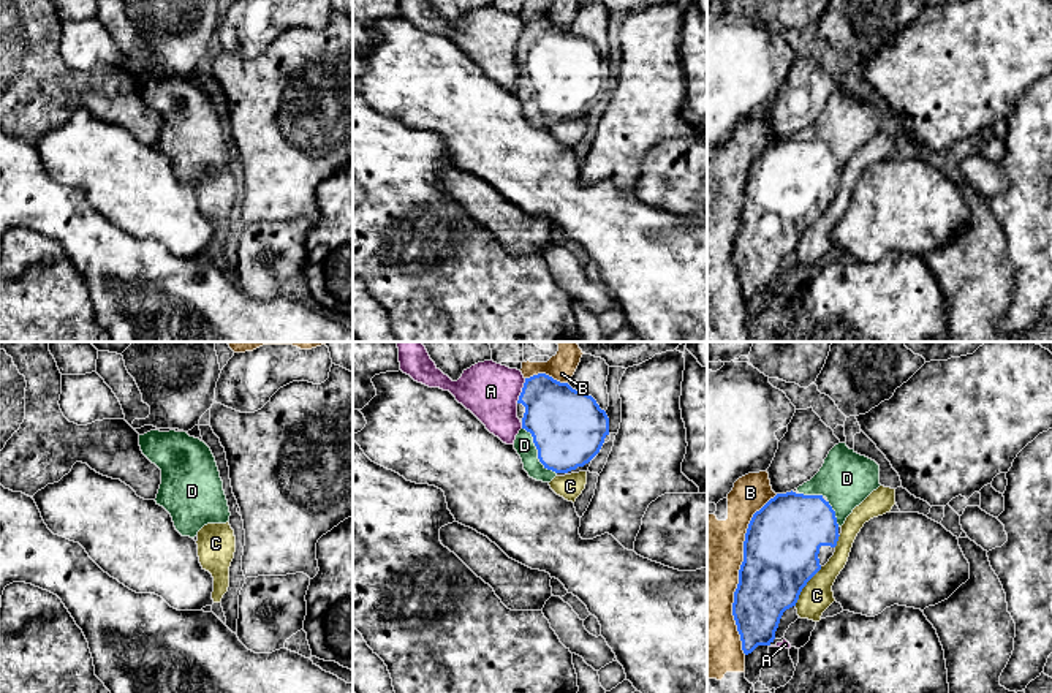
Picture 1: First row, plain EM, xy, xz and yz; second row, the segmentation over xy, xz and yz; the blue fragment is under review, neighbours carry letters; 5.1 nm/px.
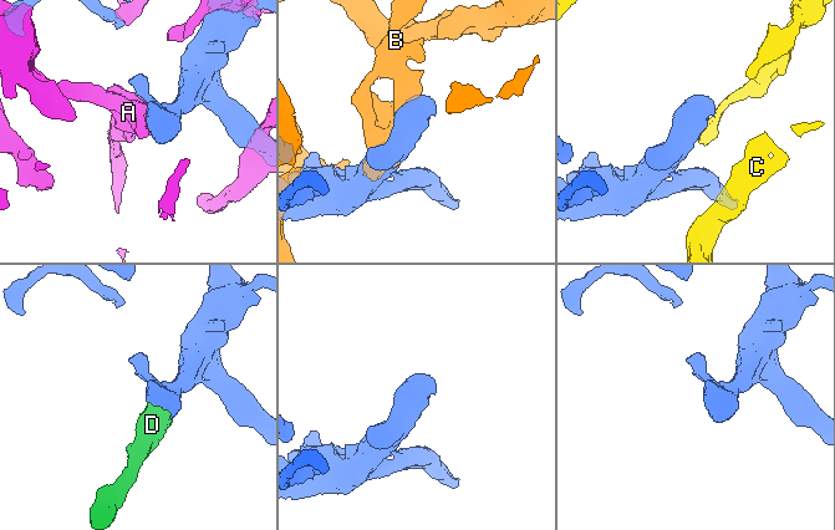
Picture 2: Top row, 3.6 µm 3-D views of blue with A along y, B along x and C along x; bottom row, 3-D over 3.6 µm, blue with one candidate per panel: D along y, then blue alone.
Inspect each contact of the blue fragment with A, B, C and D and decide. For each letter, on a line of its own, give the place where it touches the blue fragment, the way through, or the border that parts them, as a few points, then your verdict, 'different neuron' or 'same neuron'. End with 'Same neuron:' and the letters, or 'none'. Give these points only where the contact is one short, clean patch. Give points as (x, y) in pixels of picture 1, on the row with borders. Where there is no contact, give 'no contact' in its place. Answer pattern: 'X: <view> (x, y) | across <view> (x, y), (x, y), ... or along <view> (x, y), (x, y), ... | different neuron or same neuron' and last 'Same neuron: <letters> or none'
A: xz (522, 391) | different neuron
B: yz (739, 573) | different neuron
C: yz (806, 584) | different neuron
D: xz (538, 451) | across xz (568, 427), (538, 451), (532, 445), (524, 445) | same neuron
Same neuron: D

